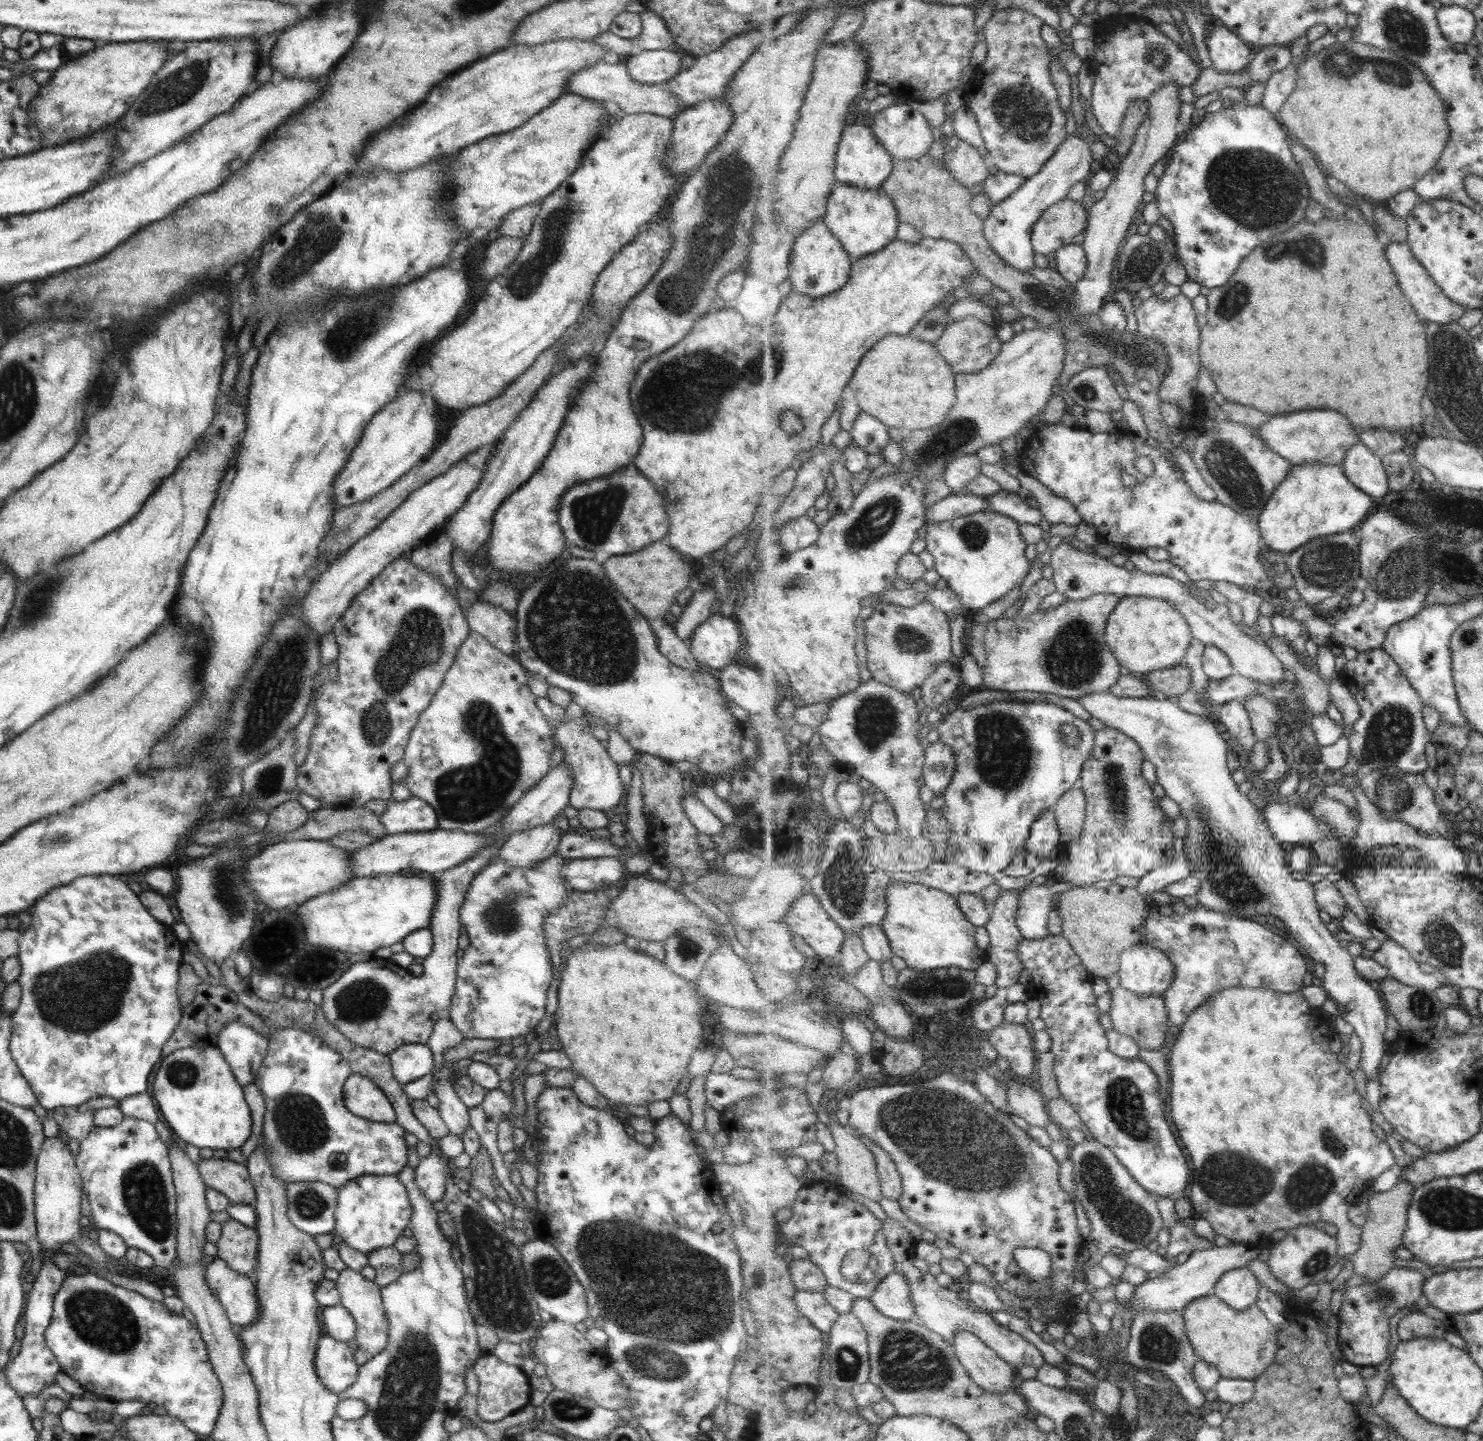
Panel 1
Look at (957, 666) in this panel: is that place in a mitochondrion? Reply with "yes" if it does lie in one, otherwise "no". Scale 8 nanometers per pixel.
no

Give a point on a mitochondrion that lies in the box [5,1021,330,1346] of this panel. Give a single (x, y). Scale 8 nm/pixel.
(143, 1190)

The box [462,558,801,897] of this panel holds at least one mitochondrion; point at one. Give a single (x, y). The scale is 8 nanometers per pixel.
(600, 650)

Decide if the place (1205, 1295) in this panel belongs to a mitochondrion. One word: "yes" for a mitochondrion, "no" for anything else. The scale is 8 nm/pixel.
no

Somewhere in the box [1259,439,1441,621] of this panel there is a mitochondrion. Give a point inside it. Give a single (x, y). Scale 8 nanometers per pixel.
(1403, 573)

